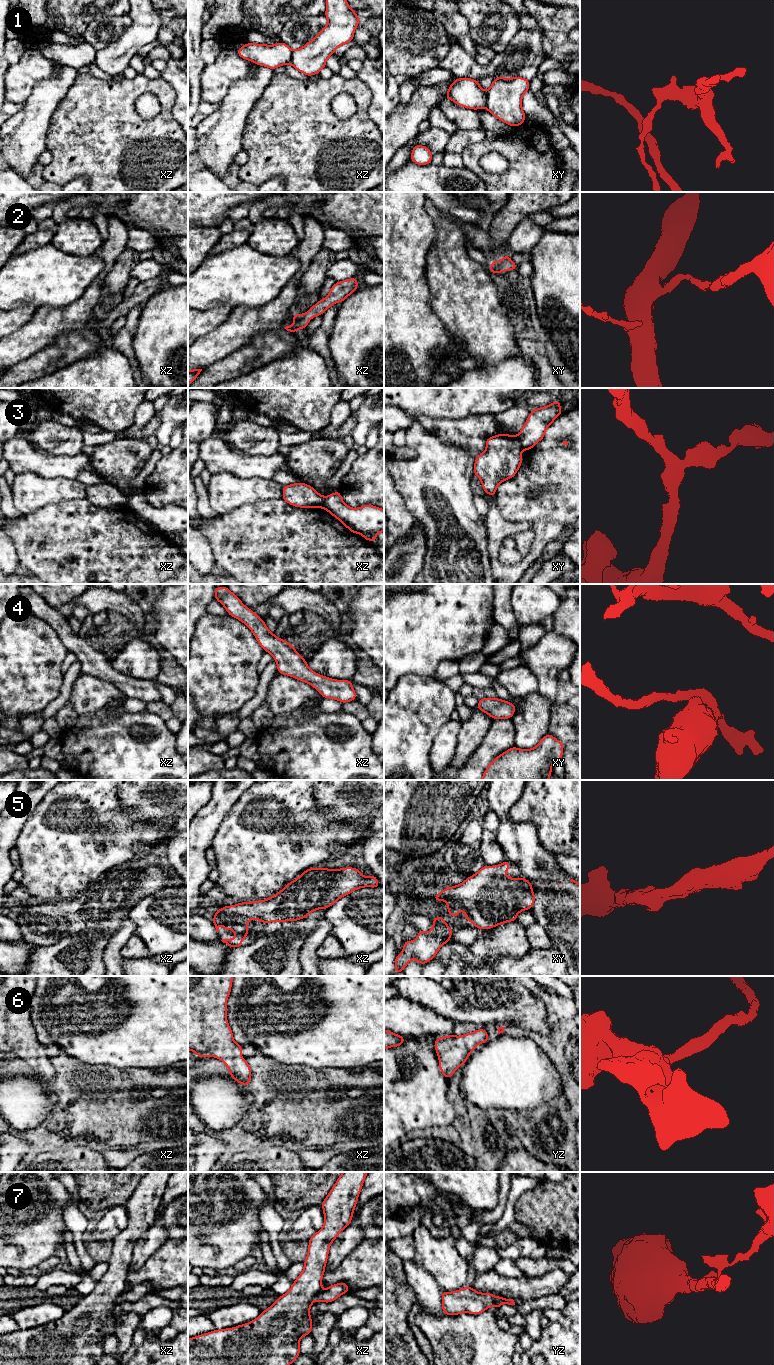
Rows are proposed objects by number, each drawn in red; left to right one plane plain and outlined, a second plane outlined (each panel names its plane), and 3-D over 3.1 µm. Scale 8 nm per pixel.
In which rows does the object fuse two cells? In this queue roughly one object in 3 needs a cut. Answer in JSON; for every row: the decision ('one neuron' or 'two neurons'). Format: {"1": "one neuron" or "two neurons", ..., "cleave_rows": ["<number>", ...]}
{"1": "two neurons", "2": "one neuron", "3": "two neurons", "4": "one neuron", "5": "one neuron", "6": "one neuron", "7": "two neurons", "cleave_rows": ["1", "3", "7"]}

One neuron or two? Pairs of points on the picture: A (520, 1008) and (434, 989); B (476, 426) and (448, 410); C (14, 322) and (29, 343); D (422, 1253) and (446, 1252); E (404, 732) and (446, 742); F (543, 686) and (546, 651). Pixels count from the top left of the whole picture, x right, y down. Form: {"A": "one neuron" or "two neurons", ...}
{"A": "one neuron", "B": "two neurons", "C": "two neurons", "D": "one neuron", "E": "two neurons", "F": "one neuron"}

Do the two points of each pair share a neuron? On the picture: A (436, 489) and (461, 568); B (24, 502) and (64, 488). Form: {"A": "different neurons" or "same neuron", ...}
{"A": "same neuron", "B": "same neuron"}

